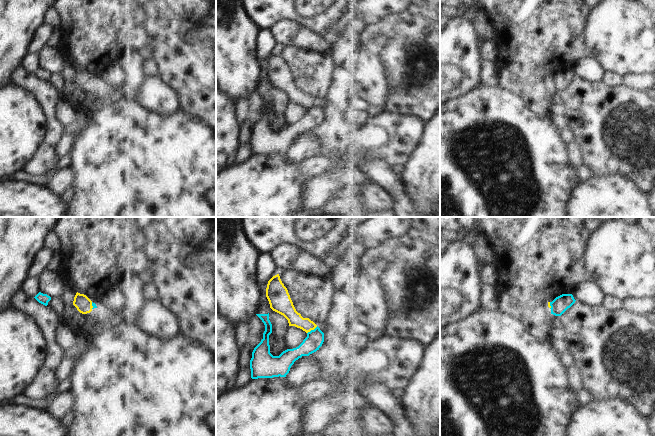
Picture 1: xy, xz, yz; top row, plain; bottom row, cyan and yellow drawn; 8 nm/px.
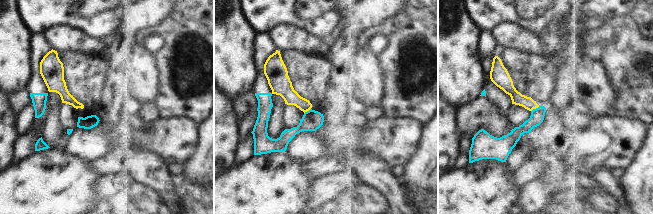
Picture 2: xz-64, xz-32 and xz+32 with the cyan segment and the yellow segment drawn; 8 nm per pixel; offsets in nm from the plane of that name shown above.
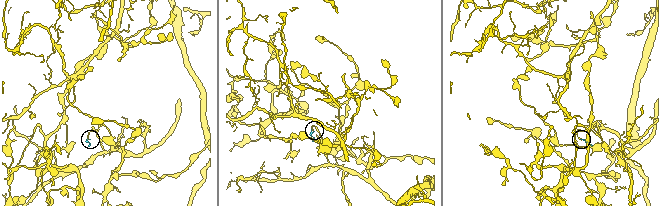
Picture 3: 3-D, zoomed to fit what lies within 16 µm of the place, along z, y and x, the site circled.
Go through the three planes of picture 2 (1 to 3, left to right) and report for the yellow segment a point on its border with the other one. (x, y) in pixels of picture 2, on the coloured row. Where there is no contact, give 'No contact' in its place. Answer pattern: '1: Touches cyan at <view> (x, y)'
1: No contact
2: Touches cyan at xz-32 (307, 111)
3: Touches cyan at xz+32 (536, 108).

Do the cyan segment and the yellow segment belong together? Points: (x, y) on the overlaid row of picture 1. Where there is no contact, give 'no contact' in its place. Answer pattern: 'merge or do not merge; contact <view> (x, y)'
do not merge; contact xz (312, 330)

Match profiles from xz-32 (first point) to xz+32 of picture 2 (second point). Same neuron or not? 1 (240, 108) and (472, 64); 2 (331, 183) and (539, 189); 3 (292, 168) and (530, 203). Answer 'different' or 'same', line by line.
1: different
2: same
3: different

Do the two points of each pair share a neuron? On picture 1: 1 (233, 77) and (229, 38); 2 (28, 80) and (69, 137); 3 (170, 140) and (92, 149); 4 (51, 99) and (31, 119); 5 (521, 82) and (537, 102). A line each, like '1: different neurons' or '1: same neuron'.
1: same neuron
2: different neurons
3: same neuron
4: different neurons
5: same neuron

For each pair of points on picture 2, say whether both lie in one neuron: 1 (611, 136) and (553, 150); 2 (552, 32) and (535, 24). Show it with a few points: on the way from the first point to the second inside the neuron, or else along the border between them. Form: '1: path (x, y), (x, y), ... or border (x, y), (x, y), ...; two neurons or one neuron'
1: path (597, 141), (567, 145); one neuron
2: border (563, 14), (560, 19), (552, 21), (539, 37); two neurons

